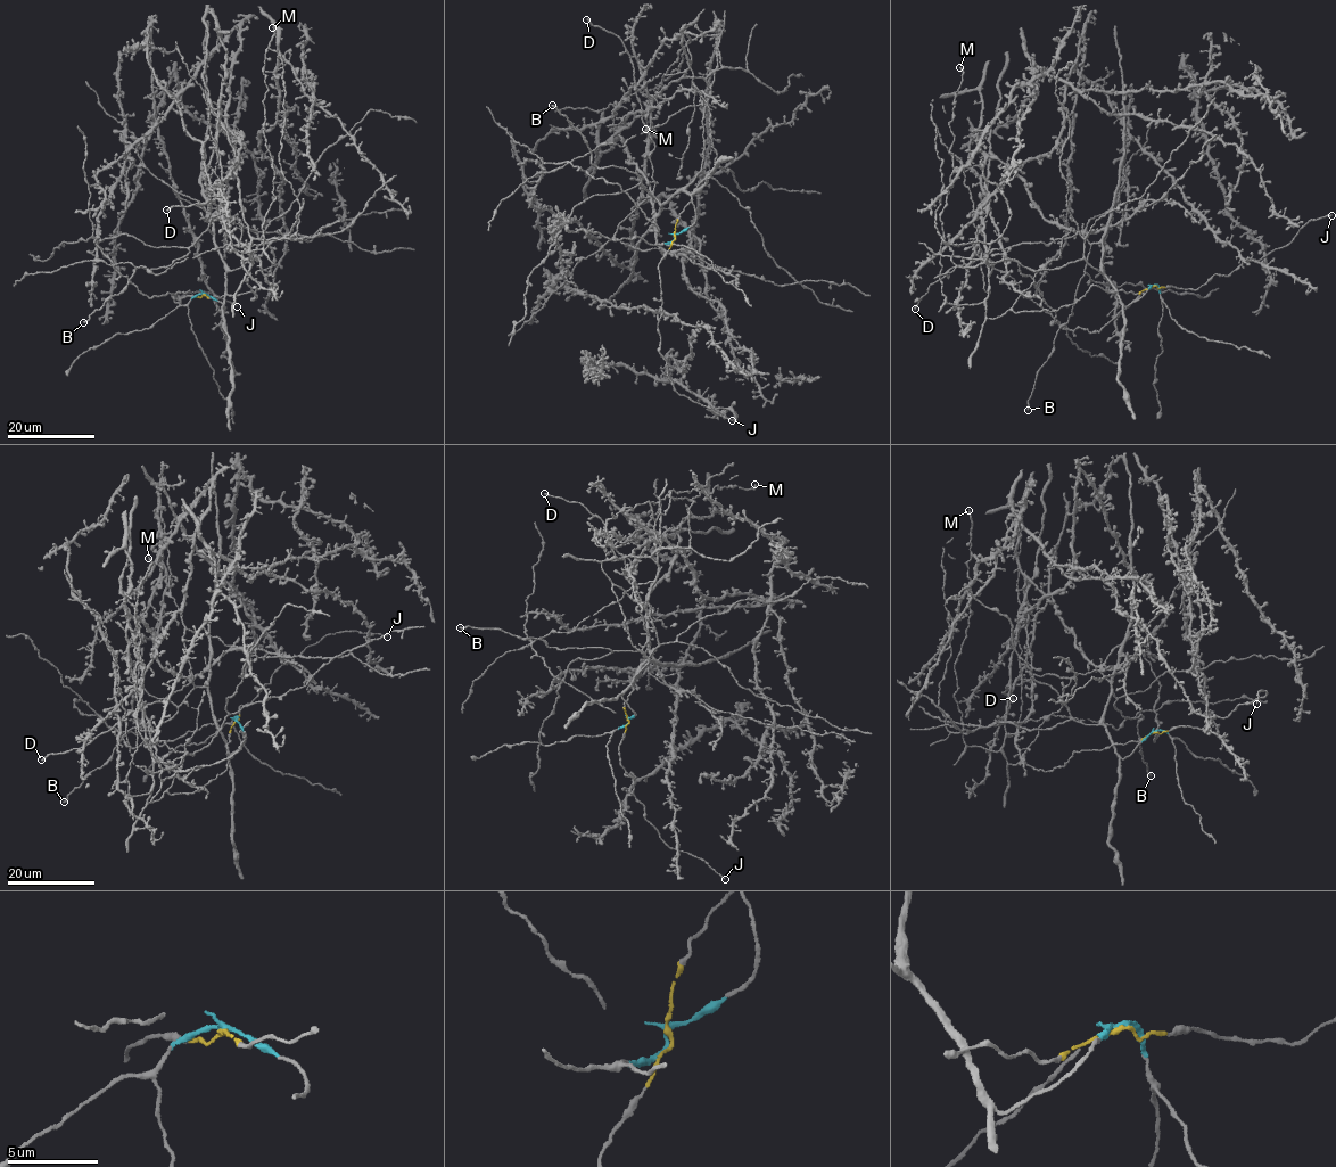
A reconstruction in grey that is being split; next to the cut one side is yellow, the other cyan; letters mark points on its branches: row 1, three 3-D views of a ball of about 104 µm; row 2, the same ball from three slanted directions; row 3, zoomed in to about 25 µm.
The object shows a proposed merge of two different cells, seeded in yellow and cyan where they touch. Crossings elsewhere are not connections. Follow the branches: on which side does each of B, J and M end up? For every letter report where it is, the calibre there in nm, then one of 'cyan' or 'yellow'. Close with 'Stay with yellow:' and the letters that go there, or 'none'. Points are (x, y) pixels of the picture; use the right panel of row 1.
B: place (1028, 410); calibre 280 nm; cyan
J: place (1332, 215); calibre 140 nm; yellow
M: place (959, 67); calibre 240 nm; yellow
Stay with yellow: J, M

